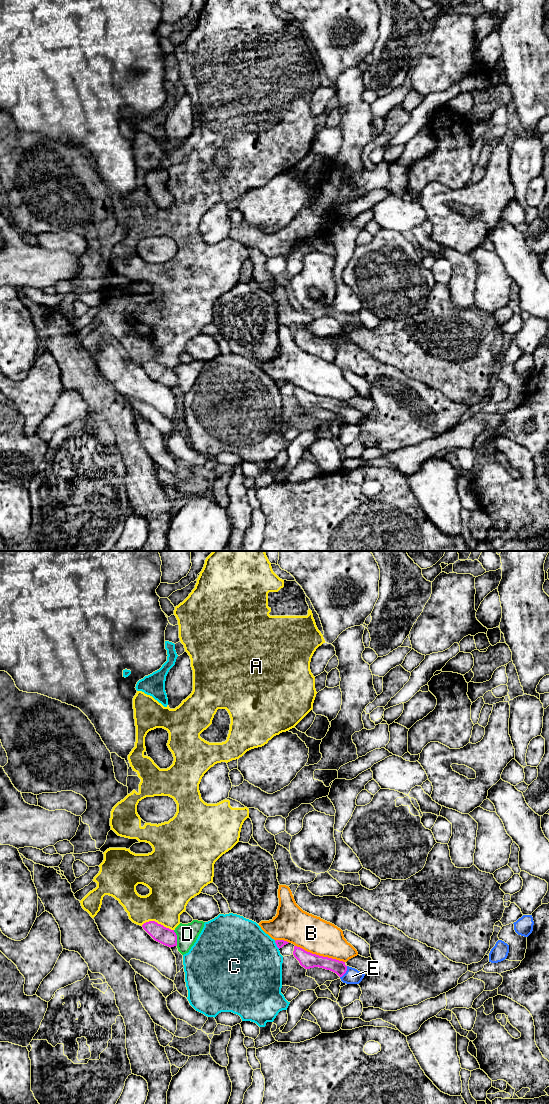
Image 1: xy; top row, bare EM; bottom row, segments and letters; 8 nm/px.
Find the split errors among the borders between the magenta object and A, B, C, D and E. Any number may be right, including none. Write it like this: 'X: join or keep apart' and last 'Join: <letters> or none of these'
A: keep apart
B: keep apart
C: keep apart
D: keep apart
E: join
Join: E

